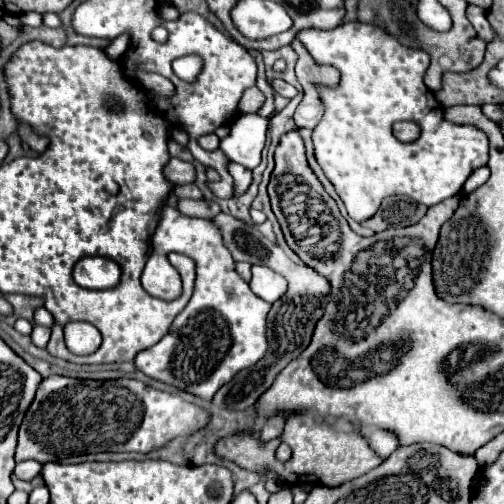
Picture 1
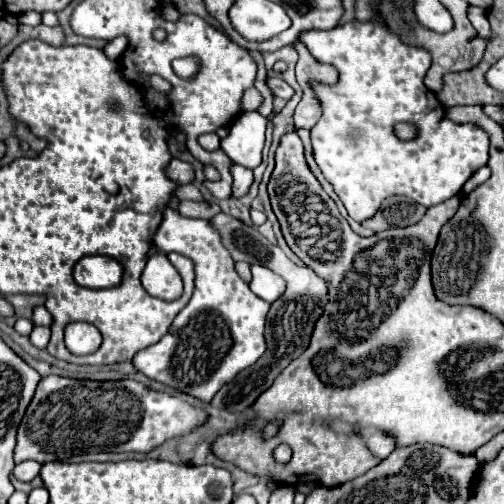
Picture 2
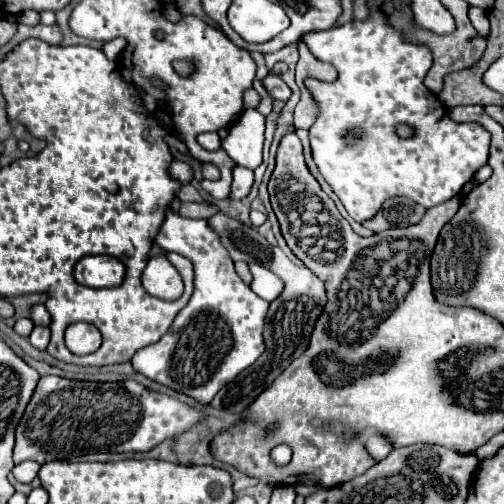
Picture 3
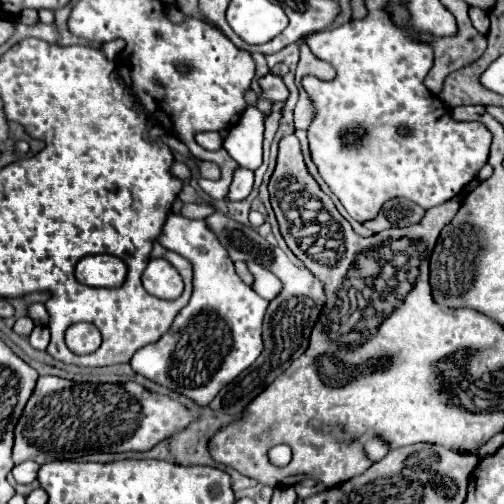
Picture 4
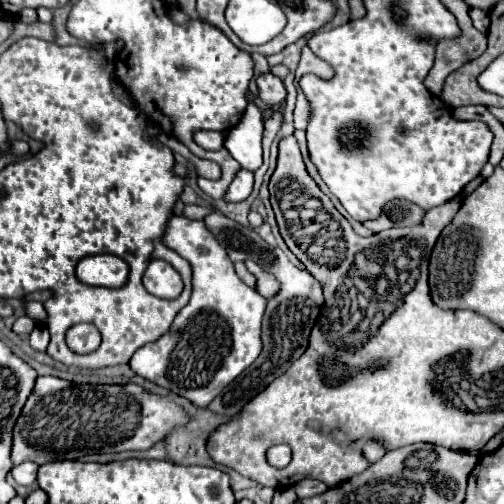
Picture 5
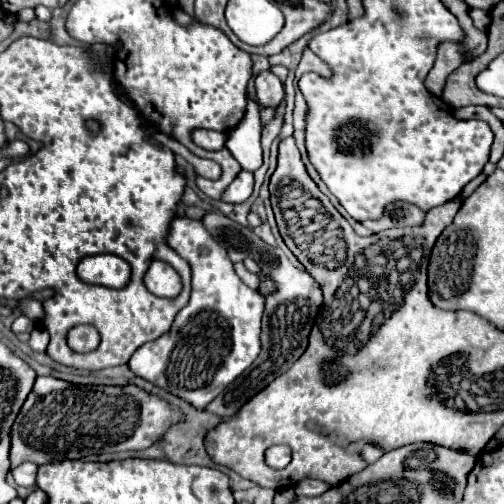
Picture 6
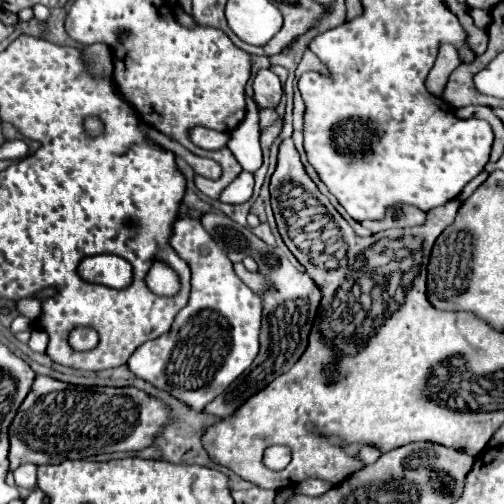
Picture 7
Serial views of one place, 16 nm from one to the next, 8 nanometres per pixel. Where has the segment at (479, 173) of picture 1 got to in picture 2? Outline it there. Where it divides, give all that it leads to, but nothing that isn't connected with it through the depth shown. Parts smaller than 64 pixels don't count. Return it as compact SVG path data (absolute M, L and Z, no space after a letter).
M488 165L483 166L482 168L478 169L464 184L463 186L463 192L465 194L469 194L474 188L480 186L480 184L483 184L491 174L491 170L489 169Z

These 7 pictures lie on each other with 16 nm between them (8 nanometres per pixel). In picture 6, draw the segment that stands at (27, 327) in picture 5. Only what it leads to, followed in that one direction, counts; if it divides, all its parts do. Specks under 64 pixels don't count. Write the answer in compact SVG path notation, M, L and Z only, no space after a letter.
M18 316L18 318L14 320L14 324L12 324L12 332L14 332L14 334L18 334L18 332L32 332L34 326L36 326L36 324L34 324L30 318Z

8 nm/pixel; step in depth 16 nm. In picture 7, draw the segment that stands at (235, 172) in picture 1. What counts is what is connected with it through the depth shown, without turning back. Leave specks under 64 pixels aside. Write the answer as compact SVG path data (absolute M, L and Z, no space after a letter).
M242 172L224 192L220 194L220 202L224 204L244 204L250 200L254 190L254 176L250 172Z

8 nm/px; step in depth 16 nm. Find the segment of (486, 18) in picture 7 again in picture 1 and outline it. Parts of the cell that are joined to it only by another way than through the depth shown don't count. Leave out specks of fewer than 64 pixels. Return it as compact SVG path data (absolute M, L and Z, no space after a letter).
M470 4L470 6L468 6L468 20L472 22L472 26L476 28L476 32L478 32L478 36L480 36L482 40L490 42L490 40L494 38L494 32L492 32L492 28L490 28L490 24L488 24L488 20L486 20L486 12L484 12L482 8Z

